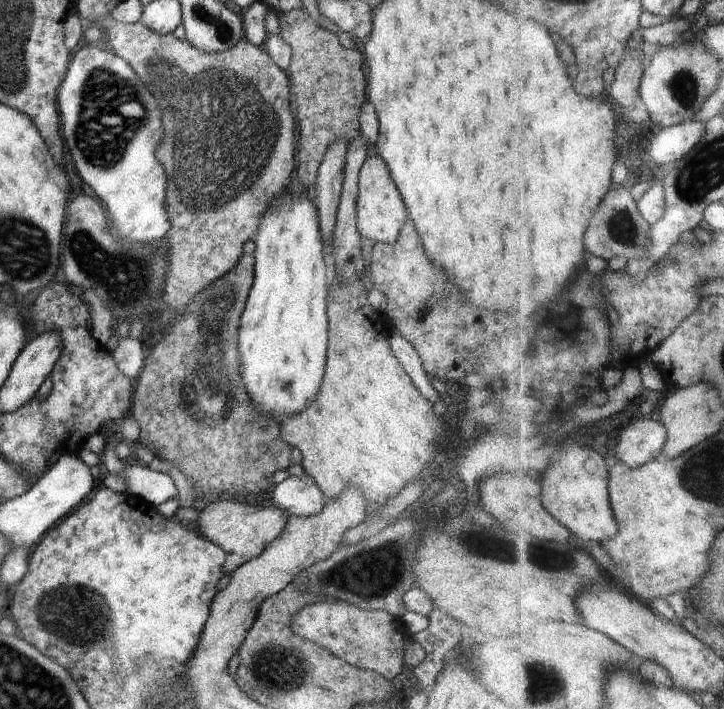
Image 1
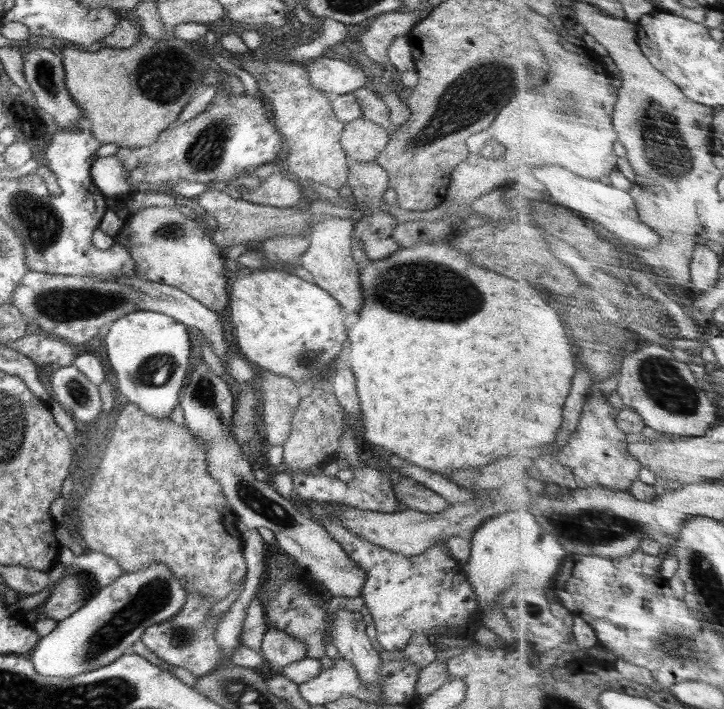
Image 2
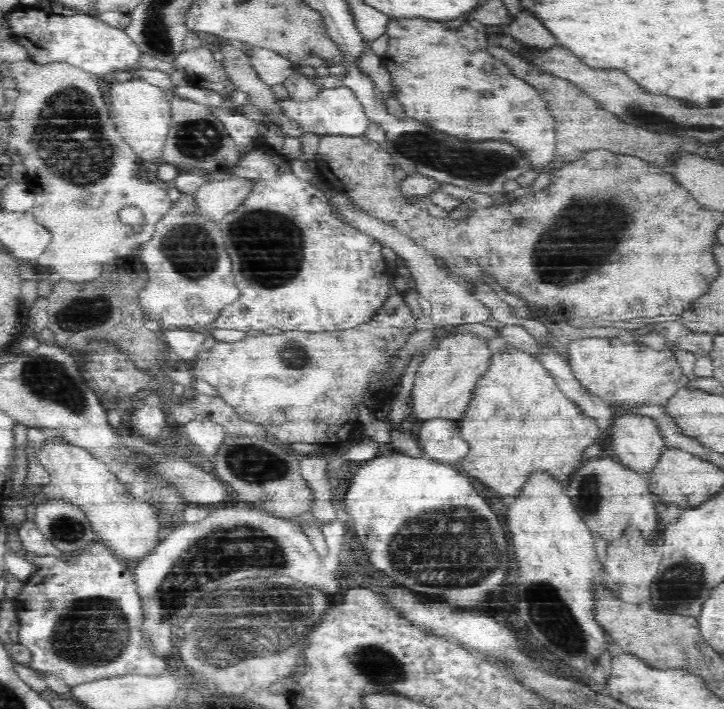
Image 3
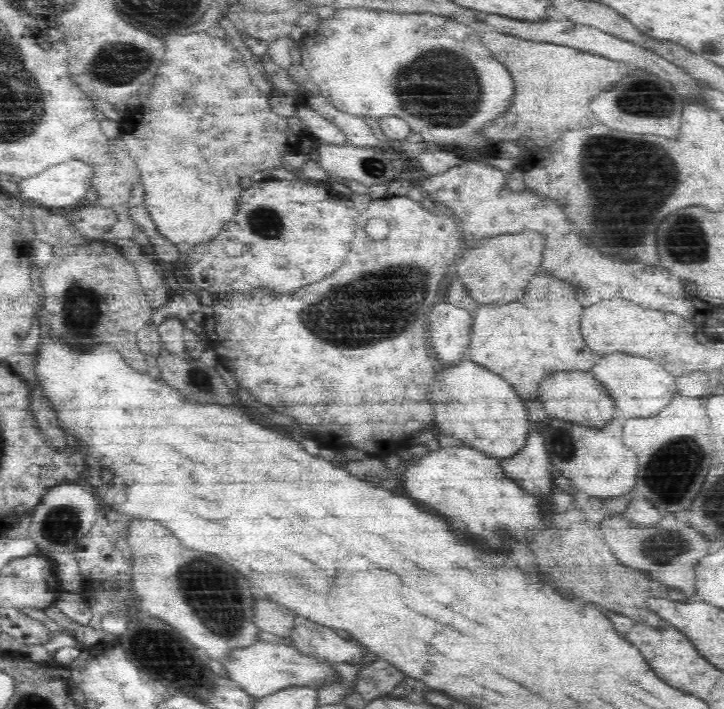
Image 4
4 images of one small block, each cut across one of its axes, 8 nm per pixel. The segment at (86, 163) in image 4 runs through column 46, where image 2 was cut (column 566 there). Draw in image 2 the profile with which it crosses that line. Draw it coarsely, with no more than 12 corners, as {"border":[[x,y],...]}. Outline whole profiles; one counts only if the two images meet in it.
{"border":[[562,166],[534,167],[548,200],[574,208],[634,246],[663,240],[628,190]]}

